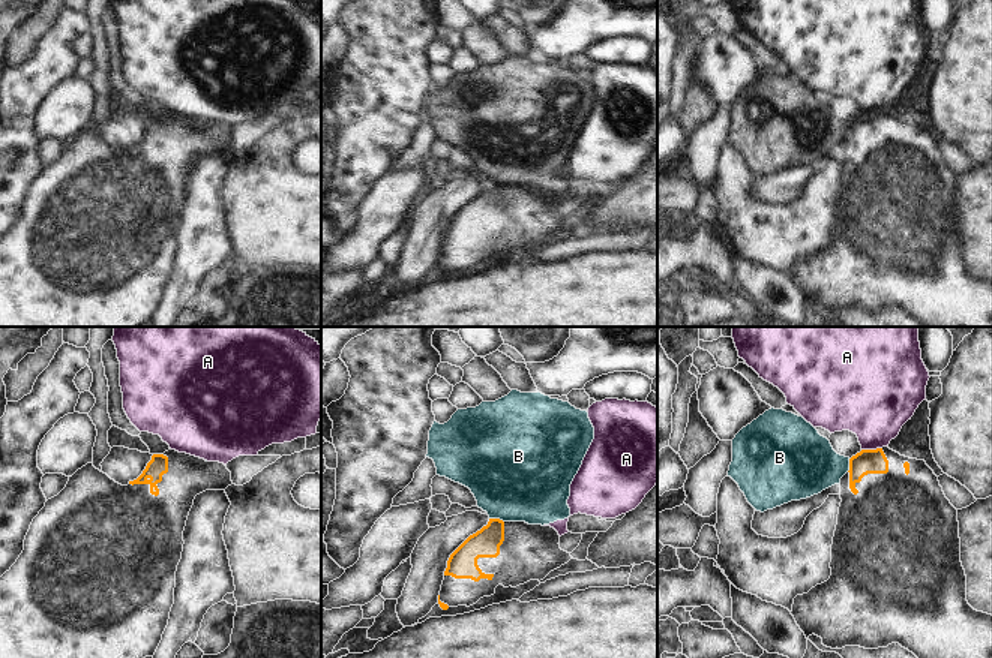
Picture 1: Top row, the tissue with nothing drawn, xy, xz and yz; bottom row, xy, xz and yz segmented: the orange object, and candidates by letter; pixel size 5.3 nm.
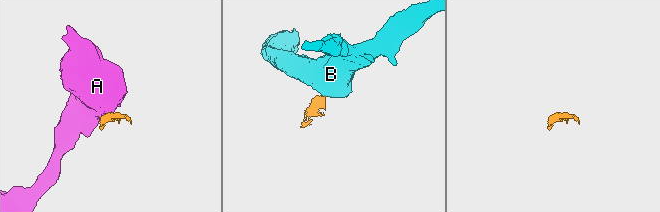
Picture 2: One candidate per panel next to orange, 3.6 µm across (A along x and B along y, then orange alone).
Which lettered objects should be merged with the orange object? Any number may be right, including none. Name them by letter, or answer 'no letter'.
no letter

